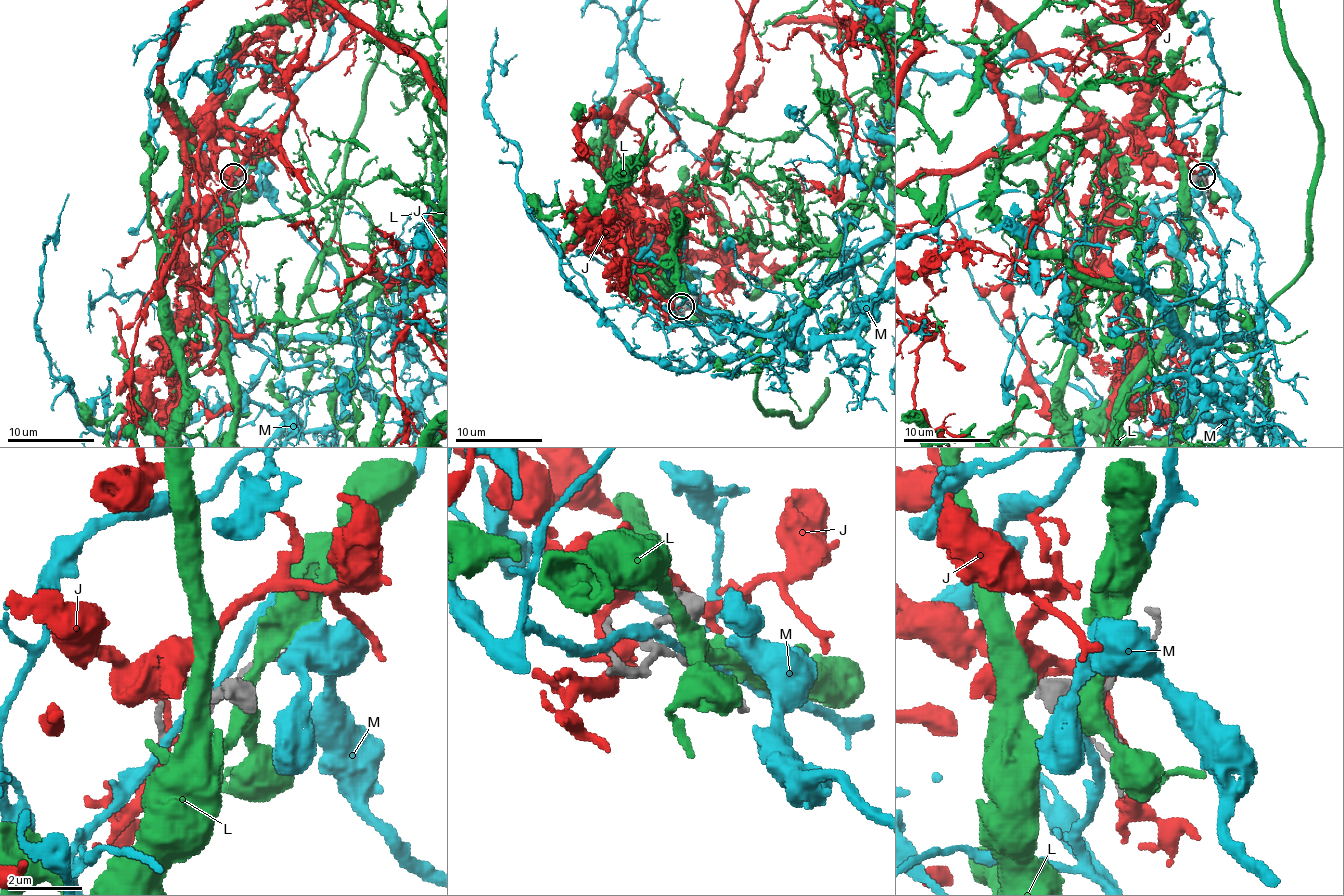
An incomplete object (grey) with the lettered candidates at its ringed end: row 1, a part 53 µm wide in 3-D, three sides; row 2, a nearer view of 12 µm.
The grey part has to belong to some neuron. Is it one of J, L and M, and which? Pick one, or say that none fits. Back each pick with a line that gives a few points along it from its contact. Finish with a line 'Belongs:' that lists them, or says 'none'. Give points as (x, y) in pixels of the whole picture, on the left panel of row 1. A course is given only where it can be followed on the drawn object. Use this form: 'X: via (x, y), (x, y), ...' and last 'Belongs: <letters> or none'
Belongs: J

